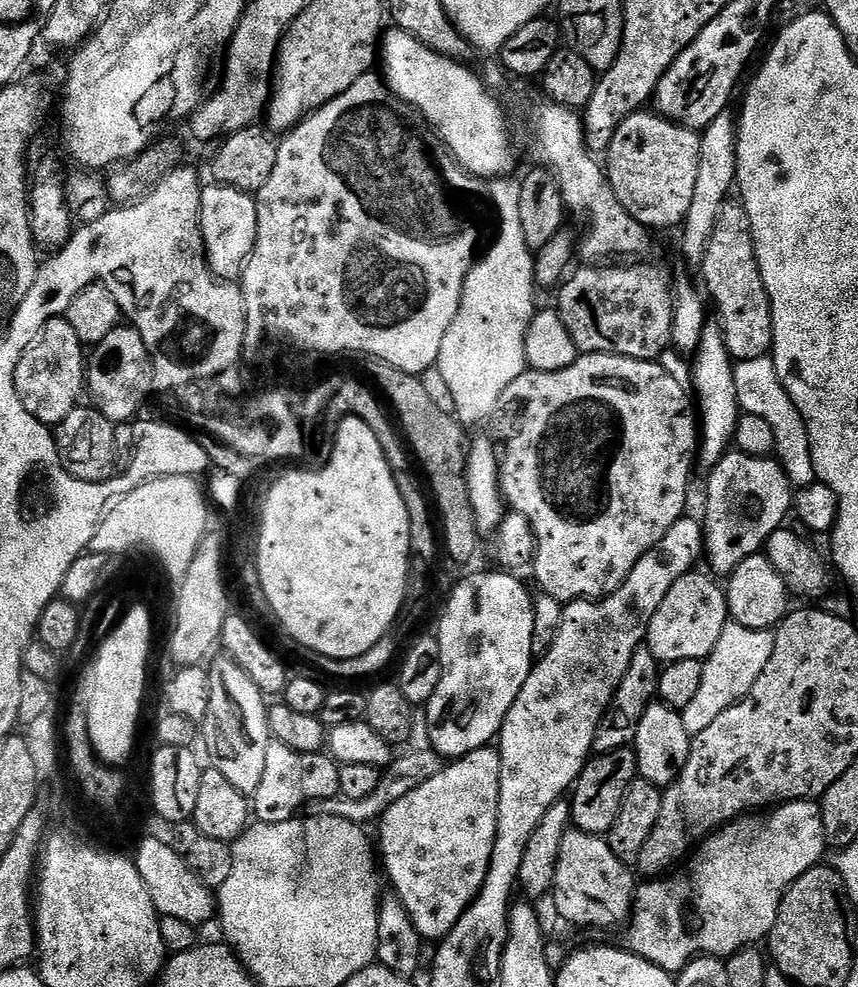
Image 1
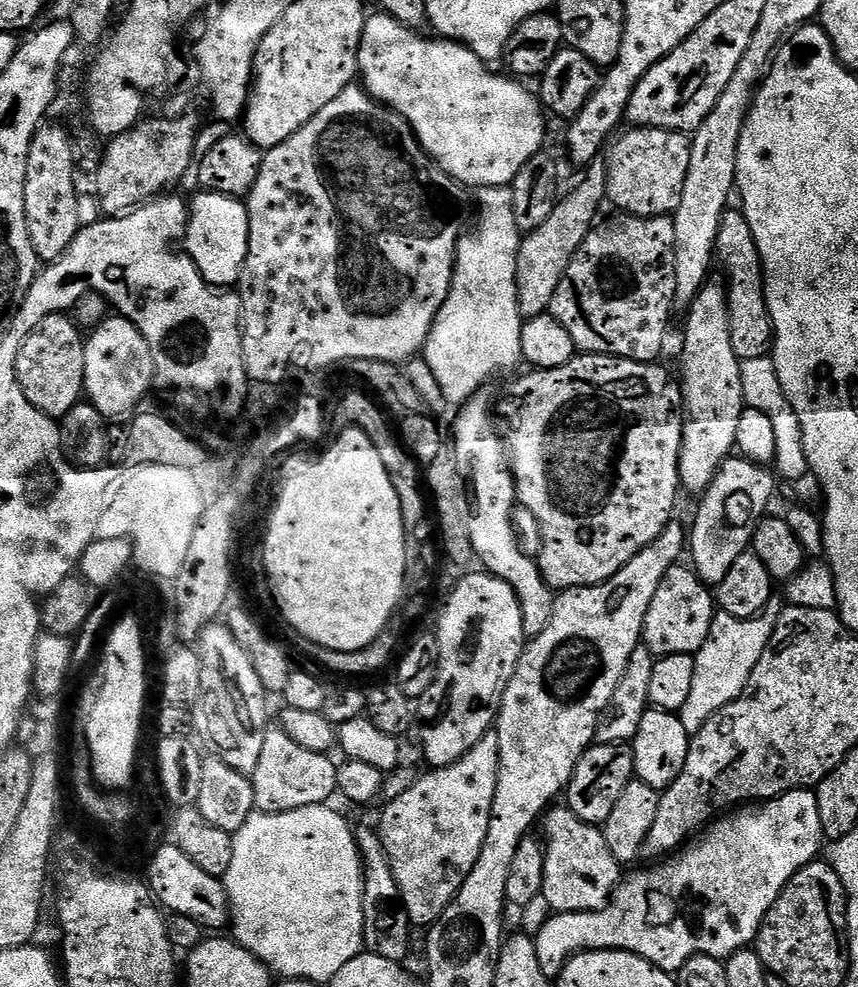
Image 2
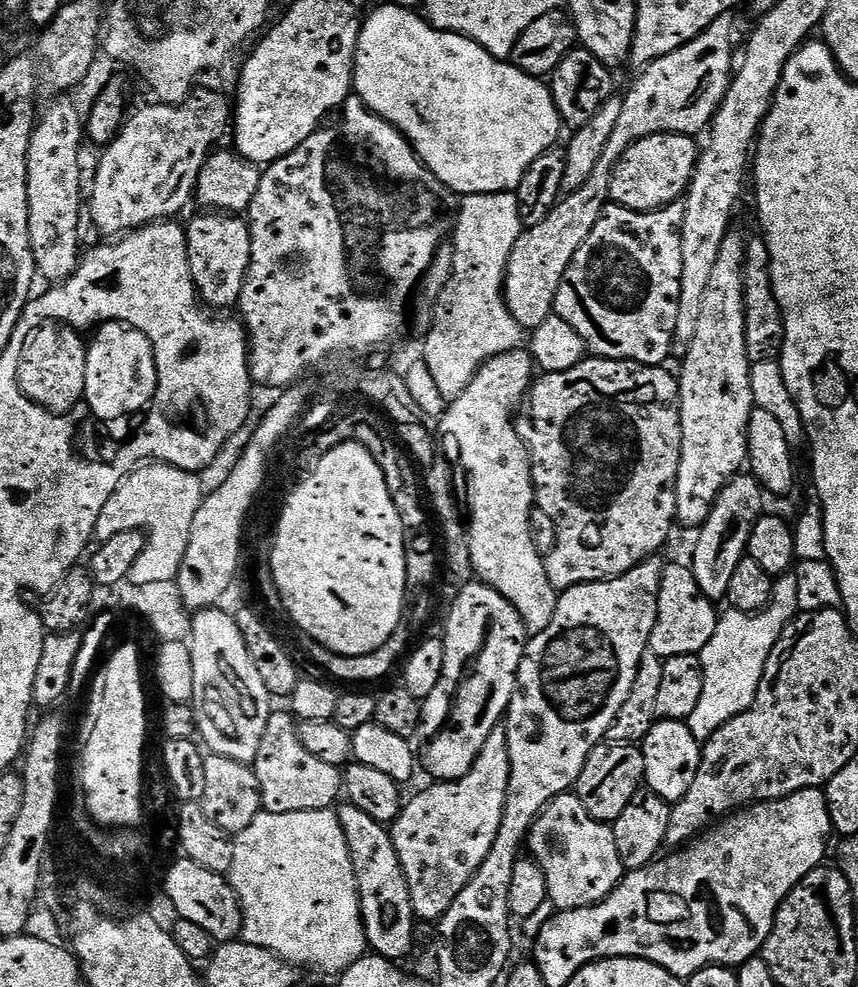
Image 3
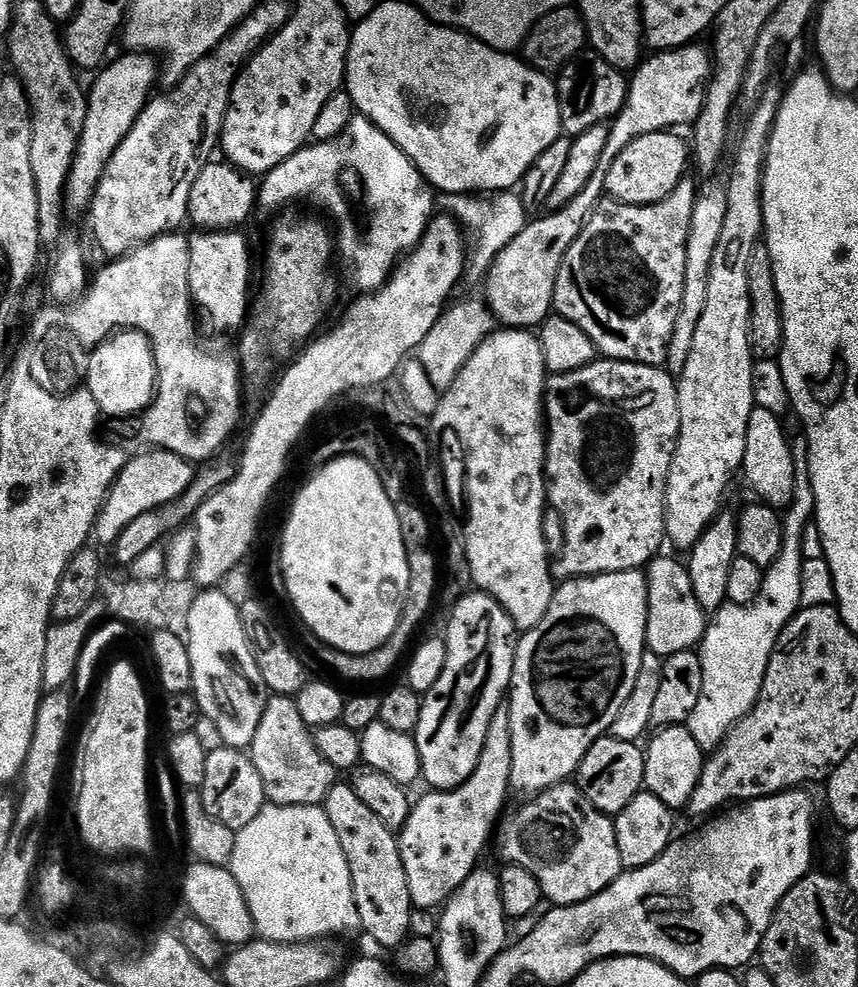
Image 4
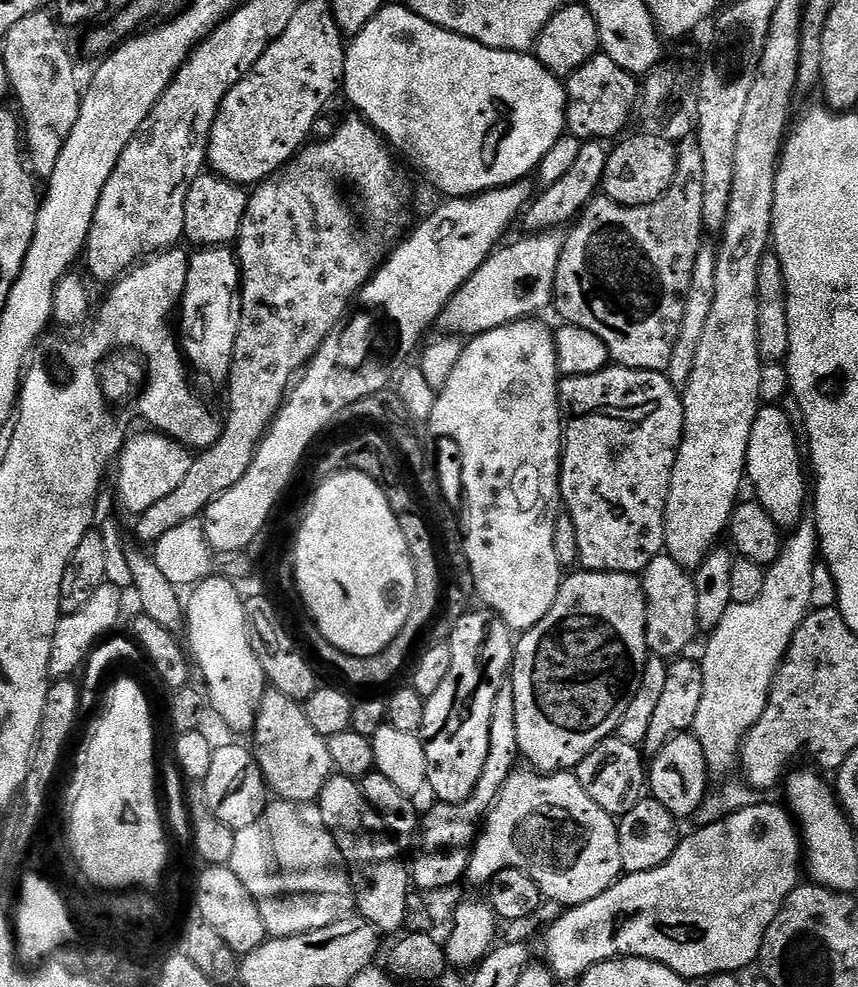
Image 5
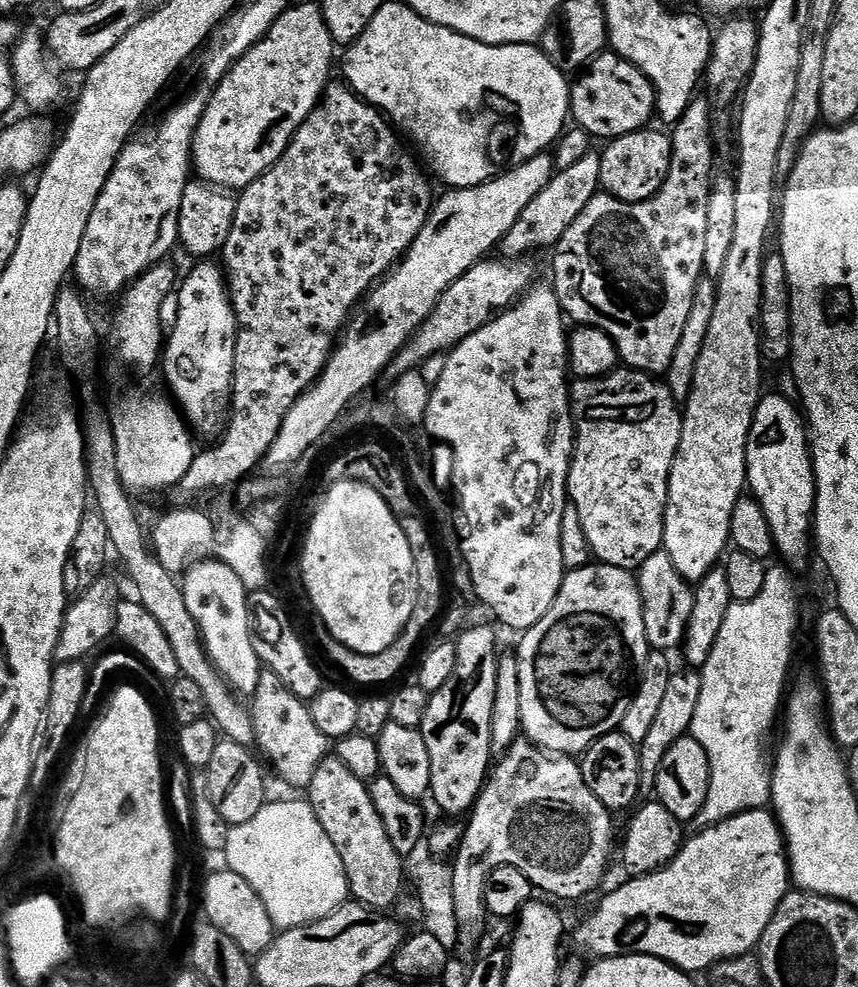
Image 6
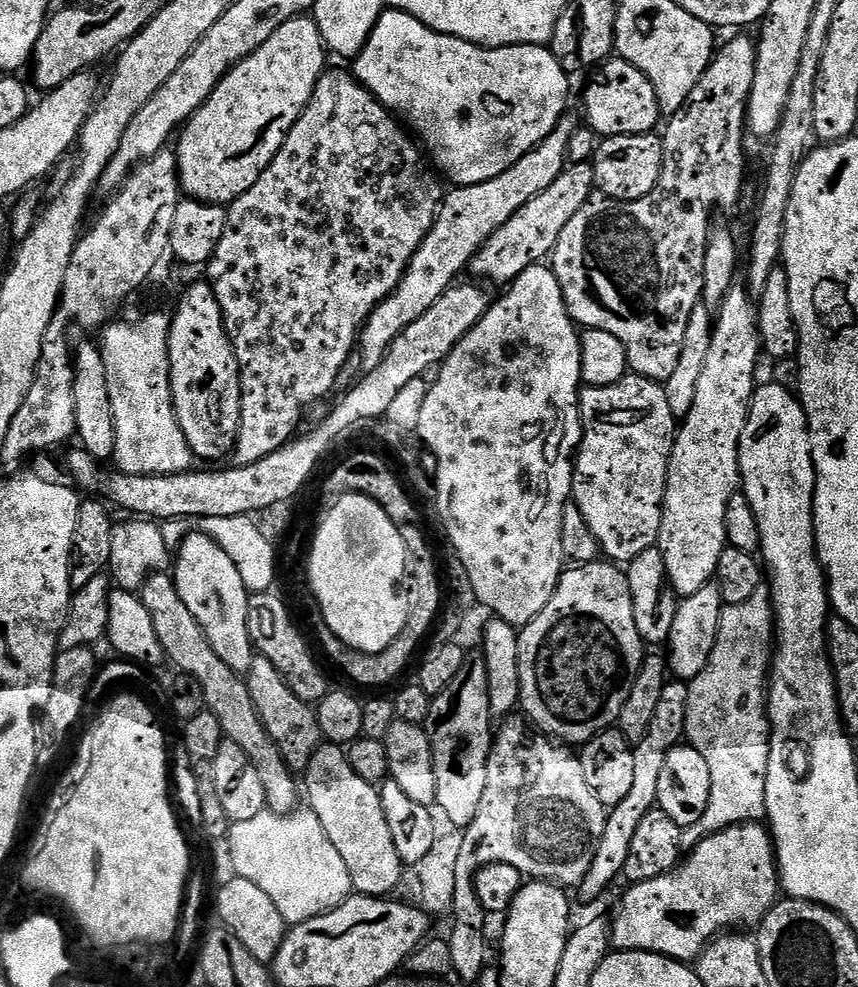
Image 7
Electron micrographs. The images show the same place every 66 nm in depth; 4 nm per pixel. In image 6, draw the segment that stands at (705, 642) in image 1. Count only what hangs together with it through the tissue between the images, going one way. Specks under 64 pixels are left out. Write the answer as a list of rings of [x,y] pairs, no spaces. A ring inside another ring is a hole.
[[[661,550],[650,554],[646,562],[638,570],[640,597],[644,607],[646,622],[646,638],[649,649],[665,654],[671,653],[671,648],[679,649],[688,633],[690,614],[694,610],[696,594],[693,585],[674,570],[674,562],[670,562],[667,552]]]

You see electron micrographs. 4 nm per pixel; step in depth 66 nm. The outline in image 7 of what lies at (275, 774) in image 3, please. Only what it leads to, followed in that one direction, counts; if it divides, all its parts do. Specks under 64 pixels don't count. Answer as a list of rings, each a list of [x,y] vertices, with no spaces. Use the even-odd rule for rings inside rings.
[[[259,654],[253,655],[252,668],[246,673],[246,679],[250,698],[258,710],[262,726],[278,746],[288,767],[293,770],[307,769],[308,763],[314,758],[314,754],[320,749],[322,743],[317,709],[304,700],[300,700],[298,694],[290,690],[286,678],[282,678],[278,666],[274,666],[270,658]]]

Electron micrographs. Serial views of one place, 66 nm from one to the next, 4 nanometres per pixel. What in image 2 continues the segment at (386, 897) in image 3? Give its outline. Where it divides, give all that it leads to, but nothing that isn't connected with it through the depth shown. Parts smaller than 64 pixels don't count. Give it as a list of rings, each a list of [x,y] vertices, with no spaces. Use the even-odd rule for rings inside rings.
[[[368,828],[355,829],[356,845],[360,848],[360,861],[364,864],[364,942],[367,951],[378,954],[382,958],[390,958],[397,962],[407,961],[408,947],[412,940],[408,937],[410,921],[408,911],[402,902],[402,894],[398,890],[398,882],[394,878],[394,870],[388,861],[384,842],[379,831]]]

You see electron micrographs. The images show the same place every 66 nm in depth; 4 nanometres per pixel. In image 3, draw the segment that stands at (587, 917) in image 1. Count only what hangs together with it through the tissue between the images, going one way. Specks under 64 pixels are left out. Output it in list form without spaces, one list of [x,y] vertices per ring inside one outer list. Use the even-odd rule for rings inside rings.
[[[575,794],[556,796],[541,810],[528,831],[526,848],[532,851],[529,852],[531,859],[546,874],[549,901],[553,905],[556,903],[555,907],[560,910],[589,908],[591,904],[605,900],[626,875],[624,864],[618,858],[618,846],[614,842],[611,827],[603,820],[595,820]]]

